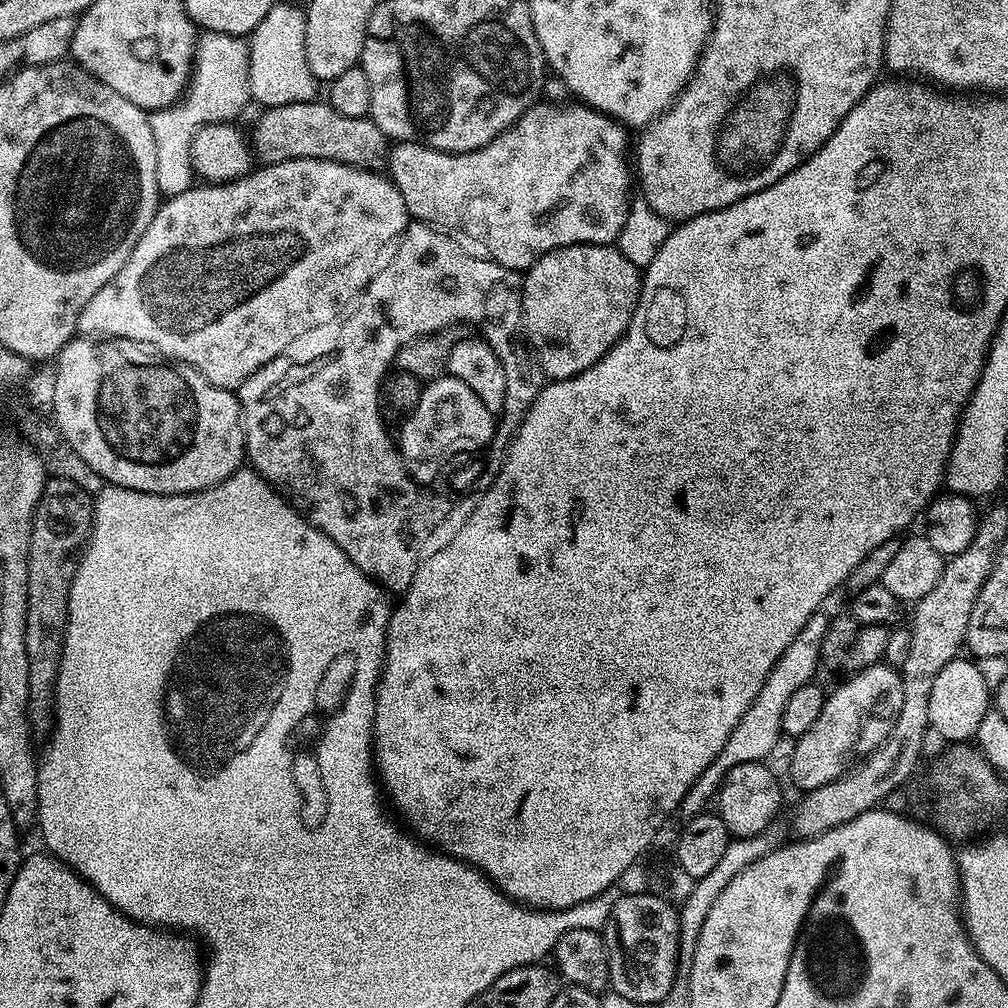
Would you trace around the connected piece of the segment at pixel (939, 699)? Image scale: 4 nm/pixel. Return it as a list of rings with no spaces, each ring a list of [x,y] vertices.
[[[957,658],[946,662],[938,678],[934,678],[934,686],[930,690],[930,718],[931,731],[936,732],[944,742],[968,742],[973,739],[982,723],[982,718],[990,710],[990,680],[984,677],[977,661],[972,658]]]

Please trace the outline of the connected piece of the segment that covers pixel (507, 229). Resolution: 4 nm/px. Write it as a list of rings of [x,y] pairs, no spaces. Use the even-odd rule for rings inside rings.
[[[537,102],[527,108],[498,138],[494,138],[486,146],[482,146],[473,152],[439,152],[437,148],[429,148],[427,144],[415,142],[400,142],[389,151],[386,161],[386,172],[393,184],[402,194],[402,202],[406,202],[409,217],[413,221],[439,226],[453,233],[465,232],[472,240],[484,244],[483,251],[491,259],[497,260],[502,266],[517,270],[528,269],[539,256],[552,252],[555,248],[565,248],[571,244],[612,244],[619,241],[620,231],[628,217],[630,199],[628,200],[628,187],[633,187],[634,180],[630,175],[630,140],[625,125],[611,120],[605,112],[599,112],[588,107],[587,104],[571,102],[572,104],[544,104]]]

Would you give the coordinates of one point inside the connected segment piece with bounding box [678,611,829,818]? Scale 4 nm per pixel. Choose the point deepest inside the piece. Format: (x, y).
(758, 731)

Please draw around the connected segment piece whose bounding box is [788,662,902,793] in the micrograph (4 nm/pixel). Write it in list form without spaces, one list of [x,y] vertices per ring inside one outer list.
[[[883,662],[870,666],[861,672],[853,672],[824,697],[822,714],[818,714],[814,726],[806,730],[806,734],[795,737],[792,748],[792,761],[788,764],[788,772],[794,783],[800,787],[801,793],[812,792],[818,786],[826,786],[856,767],[864,757],[869,756],[879,744],[890,734],[894,722],[898,718],[898,710],[902,710],[902,682],[900,673],[889,664]]]

